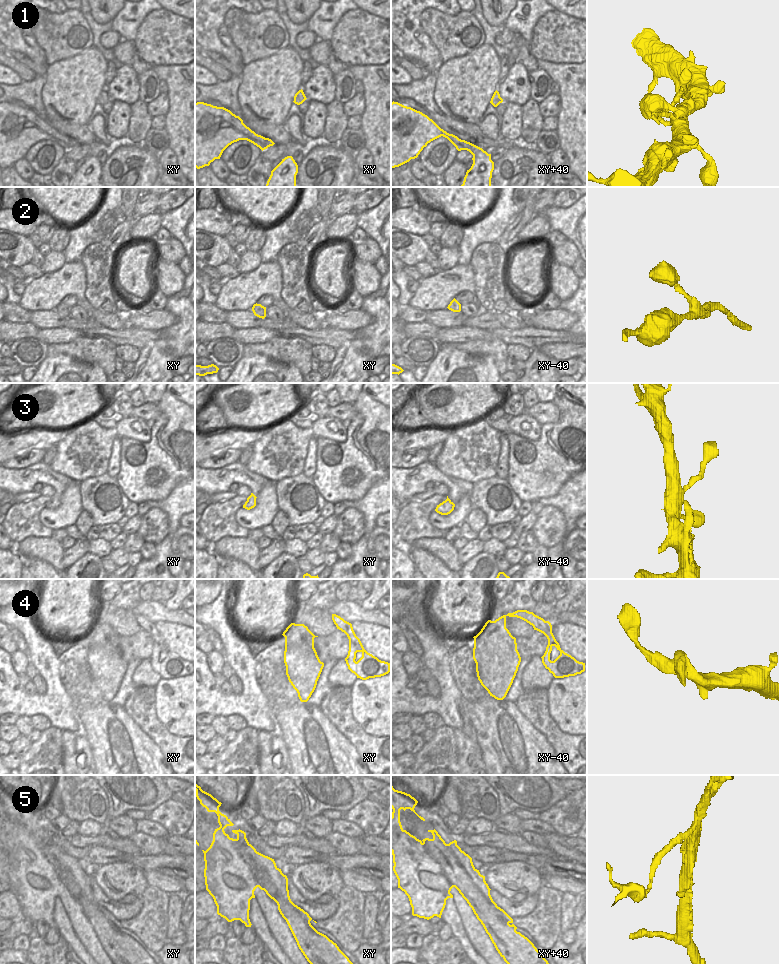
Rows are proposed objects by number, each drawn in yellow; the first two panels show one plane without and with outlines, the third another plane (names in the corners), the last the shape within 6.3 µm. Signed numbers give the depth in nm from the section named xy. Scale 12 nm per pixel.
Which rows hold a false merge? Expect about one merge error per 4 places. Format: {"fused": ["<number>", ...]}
{"fused": ["5"]}

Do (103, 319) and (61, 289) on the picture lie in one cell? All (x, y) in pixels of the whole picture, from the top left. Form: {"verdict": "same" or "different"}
{"verdict": "same"}

